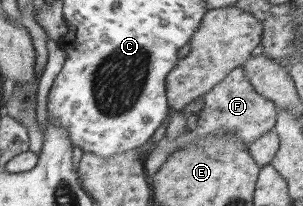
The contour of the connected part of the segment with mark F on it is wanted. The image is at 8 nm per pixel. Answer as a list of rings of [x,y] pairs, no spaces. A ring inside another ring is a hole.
[[[243,65],[237,66],[230,74],[224,77],[212,90],[188,103],[180,112],[186,117],[185,130],[174,141],[172,138],[163,138],[153,151],[144,157],[144,167],[148,178],[161,168],[161,164],[182,147],[193,145],[198,139],[208,137],[210,133],[219,133],[224,129],[232,129],[235,135],[245,145],[260,138],[264,133],[275,127],[277,106],[265,96],[258,94],[250,79],[245,75]]]

